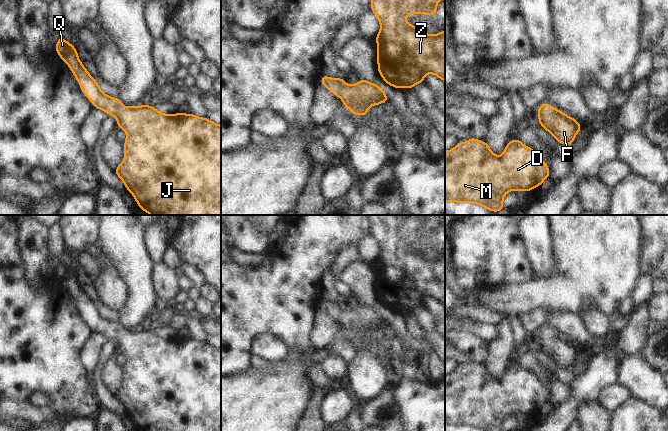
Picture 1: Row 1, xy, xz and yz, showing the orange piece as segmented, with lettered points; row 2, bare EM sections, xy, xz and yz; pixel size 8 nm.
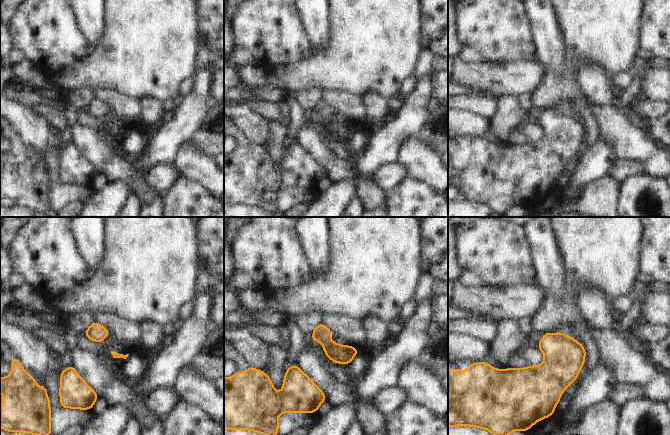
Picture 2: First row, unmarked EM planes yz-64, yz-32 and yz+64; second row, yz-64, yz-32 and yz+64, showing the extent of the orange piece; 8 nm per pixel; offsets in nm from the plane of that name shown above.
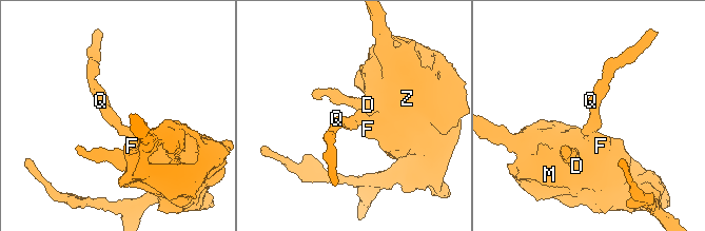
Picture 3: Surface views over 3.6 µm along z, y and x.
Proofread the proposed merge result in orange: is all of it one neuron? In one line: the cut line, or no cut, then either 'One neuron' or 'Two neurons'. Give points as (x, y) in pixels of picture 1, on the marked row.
No split. One neuron.

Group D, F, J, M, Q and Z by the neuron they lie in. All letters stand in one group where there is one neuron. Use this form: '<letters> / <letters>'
D F J M Q Z

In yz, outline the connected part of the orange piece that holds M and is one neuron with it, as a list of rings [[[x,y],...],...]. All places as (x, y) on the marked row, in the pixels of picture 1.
[[[472,137],[468,144],[461,141],[454,149],[445,151],[445,201],[470,202],[499,212],[506,193],[511,190],[530,192],[547,177],[550,177],[548,165],[517,139],[510,140],[500,158],[491,152],[487,143]]]

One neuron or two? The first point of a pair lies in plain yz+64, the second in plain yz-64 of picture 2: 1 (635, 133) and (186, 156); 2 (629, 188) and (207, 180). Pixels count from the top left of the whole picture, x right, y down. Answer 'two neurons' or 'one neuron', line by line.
1: one neuron
2: two neurons

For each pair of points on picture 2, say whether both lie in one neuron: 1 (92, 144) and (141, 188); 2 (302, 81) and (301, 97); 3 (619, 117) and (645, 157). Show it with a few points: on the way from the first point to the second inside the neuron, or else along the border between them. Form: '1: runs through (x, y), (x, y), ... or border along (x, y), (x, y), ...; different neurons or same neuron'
1: runs through (104, 156), (117, 169), (122, 169), (129, 176); same neuron
2: border along (321, 89), (308, 88), (288, 94); different neurons
3: runs through (619, 127), (619, 130), (636, 147); same neuron

